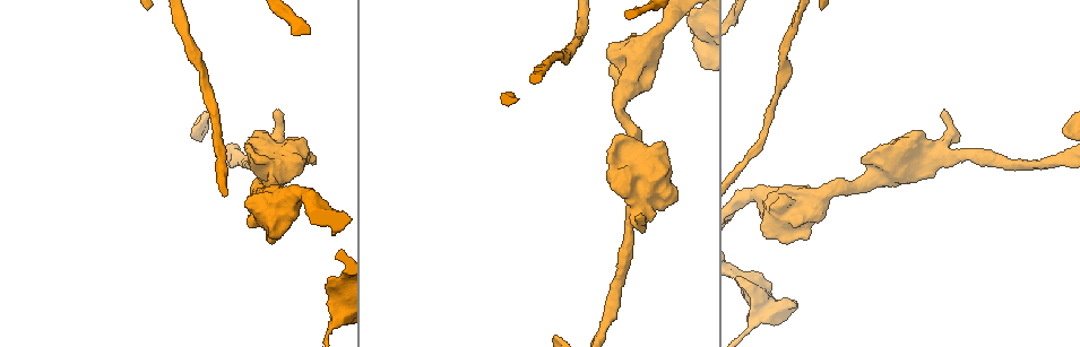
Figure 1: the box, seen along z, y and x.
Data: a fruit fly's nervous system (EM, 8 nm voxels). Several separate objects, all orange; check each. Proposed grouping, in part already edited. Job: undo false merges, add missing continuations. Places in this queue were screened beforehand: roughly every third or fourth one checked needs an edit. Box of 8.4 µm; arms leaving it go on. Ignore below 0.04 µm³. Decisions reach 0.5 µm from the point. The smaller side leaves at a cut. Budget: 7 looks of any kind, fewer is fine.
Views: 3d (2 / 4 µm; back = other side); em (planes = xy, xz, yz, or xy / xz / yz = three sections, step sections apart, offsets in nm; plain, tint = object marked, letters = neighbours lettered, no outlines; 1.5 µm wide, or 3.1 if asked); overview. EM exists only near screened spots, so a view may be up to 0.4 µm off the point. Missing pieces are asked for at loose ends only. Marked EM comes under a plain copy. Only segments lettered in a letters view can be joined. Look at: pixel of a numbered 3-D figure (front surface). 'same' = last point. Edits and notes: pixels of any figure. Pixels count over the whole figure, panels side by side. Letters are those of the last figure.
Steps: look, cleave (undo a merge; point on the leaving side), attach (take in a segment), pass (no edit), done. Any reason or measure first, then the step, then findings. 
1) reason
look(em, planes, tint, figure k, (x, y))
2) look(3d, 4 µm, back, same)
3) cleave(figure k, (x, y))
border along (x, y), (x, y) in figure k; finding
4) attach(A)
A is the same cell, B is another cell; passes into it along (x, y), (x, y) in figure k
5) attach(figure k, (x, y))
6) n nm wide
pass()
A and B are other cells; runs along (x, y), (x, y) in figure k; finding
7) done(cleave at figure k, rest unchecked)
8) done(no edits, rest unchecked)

thick end
look(em, planes, letters, figure 1, (898, 145))

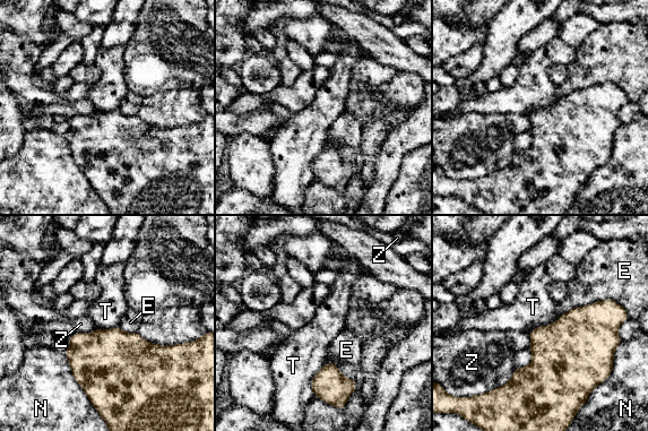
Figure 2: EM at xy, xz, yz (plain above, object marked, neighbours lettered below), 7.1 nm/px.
pass()
E, N, T and Z are other cells; border along (515, 369), (507, 382), (477, 395) in figure 2; no lettered segment goes on from it

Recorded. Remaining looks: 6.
thick end
look(em, yz, step 8, letters, figure 1, (613, 65))

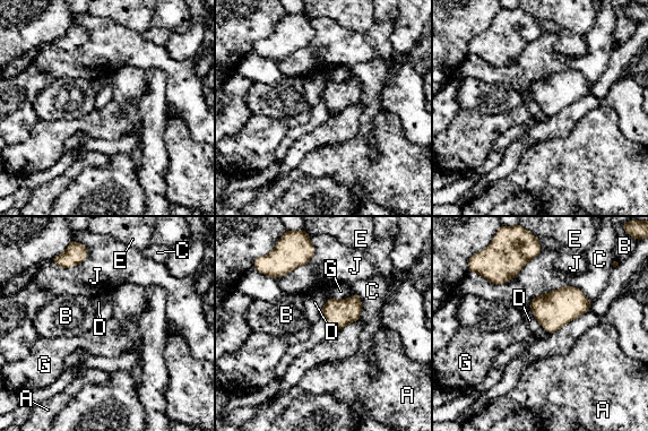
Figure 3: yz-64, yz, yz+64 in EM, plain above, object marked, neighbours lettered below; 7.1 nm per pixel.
J touches over 400 nm
pass()
A, B, C, D, E, G and J are other cells; border along (530, 300), (533, 316), (549, 334) in figure 3; no lettered segment goes on from it

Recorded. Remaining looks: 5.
sudden change in width
look(em, yz, step 4, tint, figure 1, (337, 320))

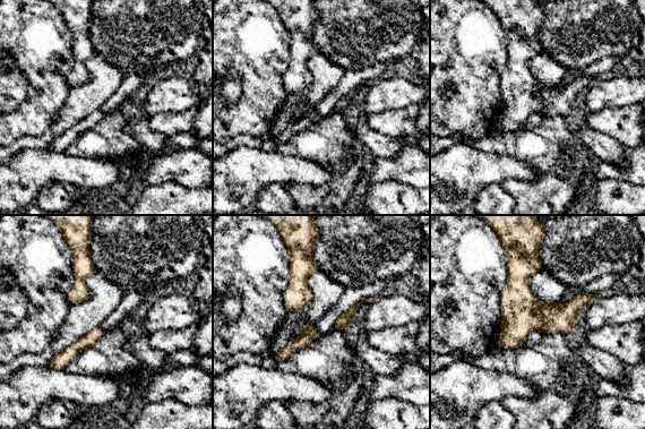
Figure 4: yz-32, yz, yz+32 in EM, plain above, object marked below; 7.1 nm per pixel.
look(em, planes, tint, same)

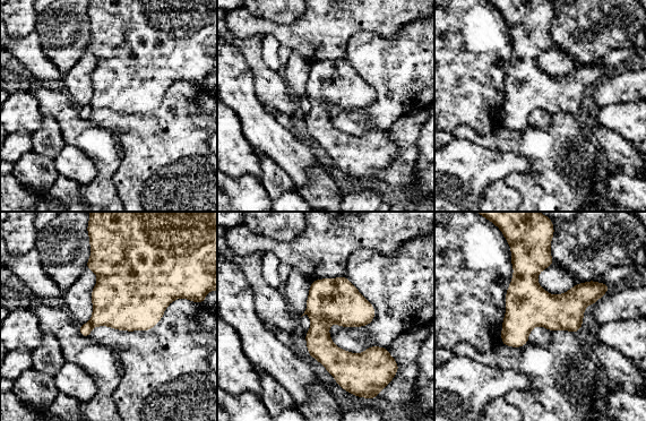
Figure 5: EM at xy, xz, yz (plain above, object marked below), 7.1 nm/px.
look(em, planes, letters, same)

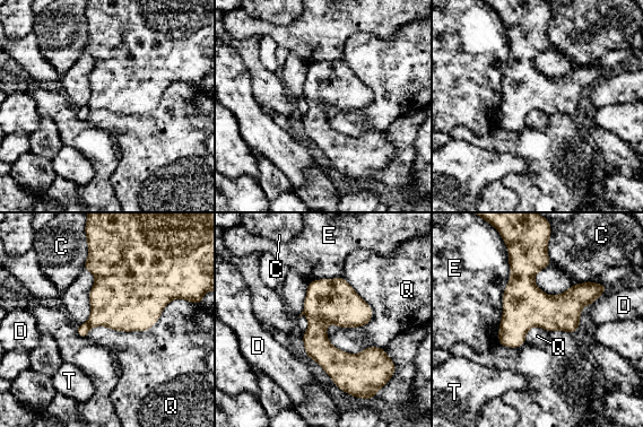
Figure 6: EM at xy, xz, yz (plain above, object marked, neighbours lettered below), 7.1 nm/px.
300 nm wide
cleave(figure 6, (83, 330))
C, D, E, Q and T are other cells; border along (87, 322), (90, 327) in figure 6; a second cell is stuck on

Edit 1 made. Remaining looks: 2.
done(cleave at figure 6, rest unchecked)

